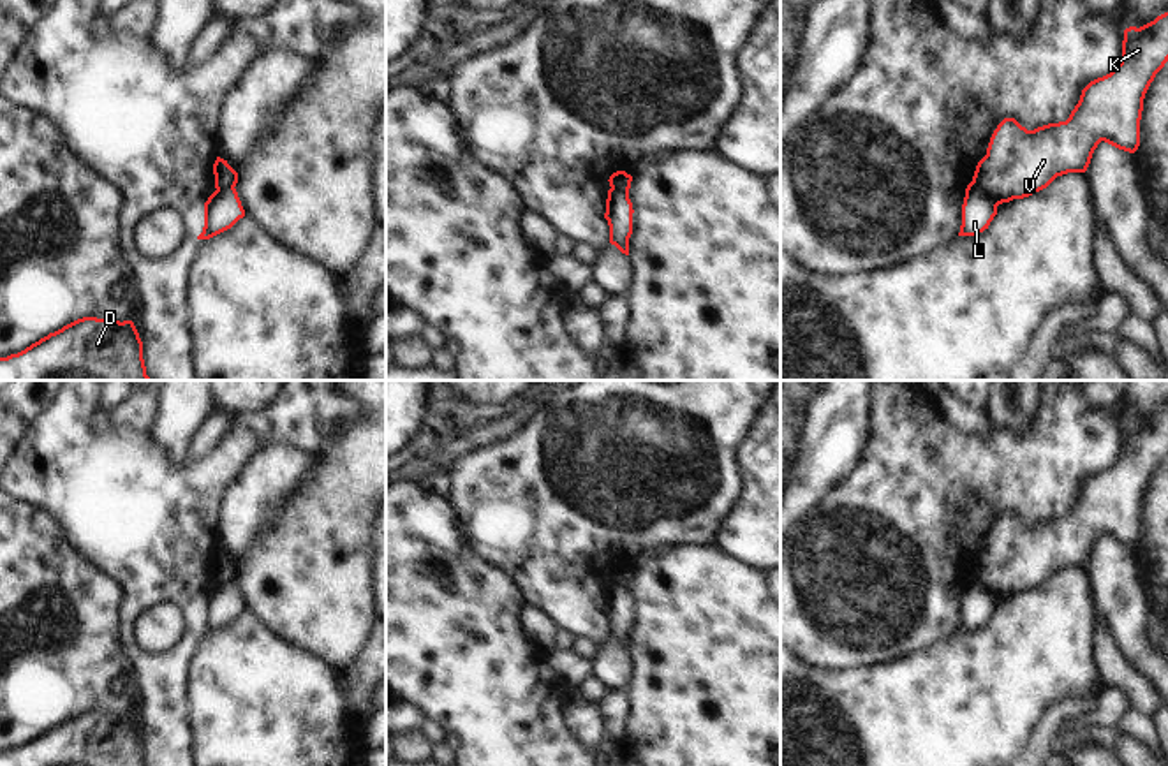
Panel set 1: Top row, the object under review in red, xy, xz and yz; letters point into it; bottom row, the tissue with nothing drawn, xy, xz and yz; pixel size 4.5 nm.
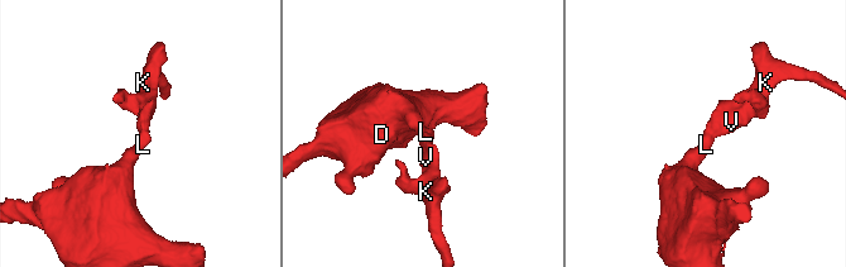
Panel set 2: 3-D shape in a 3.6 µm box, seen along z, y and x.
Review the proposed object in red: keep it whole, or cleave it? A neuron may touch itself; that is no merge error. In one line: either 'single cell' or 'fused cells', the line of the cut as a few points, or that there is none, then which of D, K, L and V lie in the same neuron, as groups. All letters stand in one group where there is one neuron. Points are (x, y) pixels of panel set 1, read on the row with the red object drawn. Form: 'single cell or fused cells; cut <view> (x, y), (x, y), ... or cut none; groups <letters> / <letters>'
fused cells; cut yz (971, 182), (999, 203); groups D L / K V

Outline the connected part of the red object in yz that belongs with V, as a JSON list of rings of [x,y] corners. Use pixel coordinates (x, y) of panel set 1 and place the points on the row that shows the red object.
[[[1168,12],[1136,28],[1124,30],[1122,60],[1106,76],[1090,81],[1066,122],[1027,130],[1015,118],[1004,118],[994,130],[987,155],[978,162],[972,183],[999,204],[1029,197],[1046,188],[1057,176],[1085,173],[1101,141],[1135,153],[1140,146],[1140,120],[1145,93],[1168,62]]]

